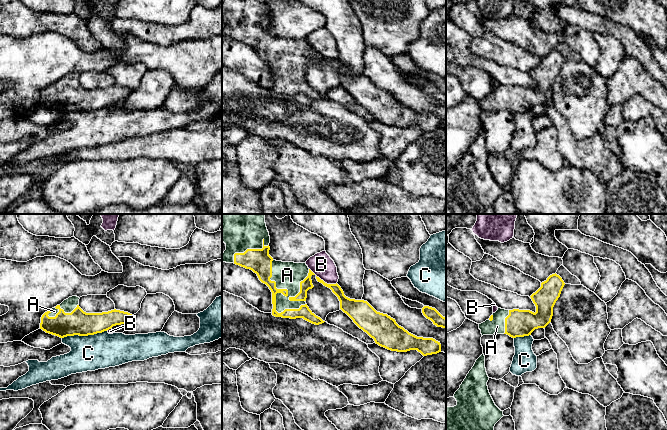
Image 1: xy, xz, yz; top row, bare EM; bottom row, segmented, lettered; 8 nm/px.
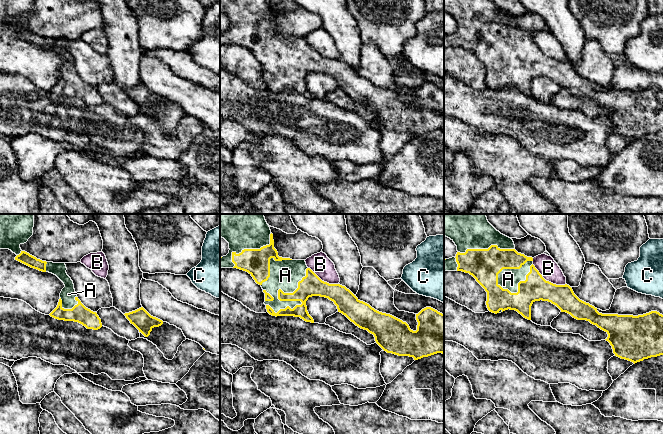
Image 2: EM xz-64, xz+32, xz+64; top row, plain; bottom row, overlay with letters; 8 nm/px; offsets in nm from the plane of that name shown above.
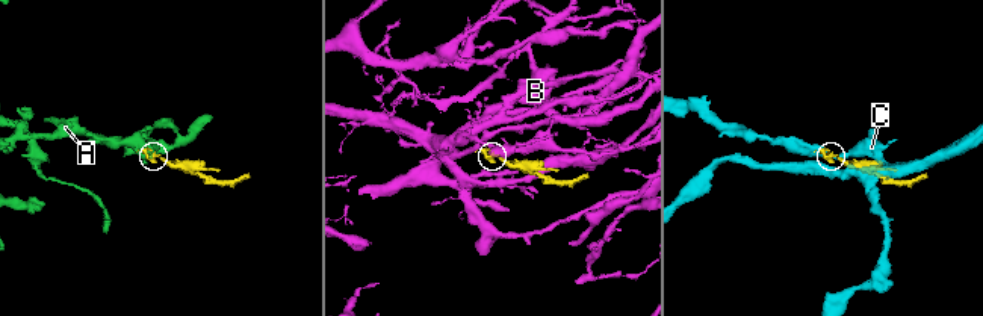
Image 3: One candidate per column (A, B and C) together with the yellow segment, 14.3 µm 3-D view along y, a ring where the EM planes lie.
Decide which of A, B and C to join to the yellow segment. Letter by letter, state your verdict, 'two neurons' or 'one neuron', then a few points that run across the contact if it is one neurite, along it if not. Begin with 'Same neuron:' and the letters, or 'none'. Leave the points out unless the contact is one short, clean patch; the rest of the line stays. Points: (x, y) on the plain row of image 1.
Same neuron: A
A: one neuron
B: two neurons; line xz (309, 44), (325, 58), (336, 59)
C: two neurons

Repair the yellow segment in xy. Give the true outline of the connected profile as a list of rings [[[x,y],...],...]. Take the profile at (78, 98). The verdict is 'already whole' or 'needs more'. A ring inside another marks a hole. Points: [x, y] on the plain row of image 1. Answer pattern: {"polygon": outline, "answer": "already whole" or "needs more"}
{"polygon": [[[72,72],[49,85],[41,93],[40,105],[64,114],[102,109],[113,102],[125,100],[132,90],[120,86],[86,89],[79,83],[79,73]]], "answer": "needs more"}

